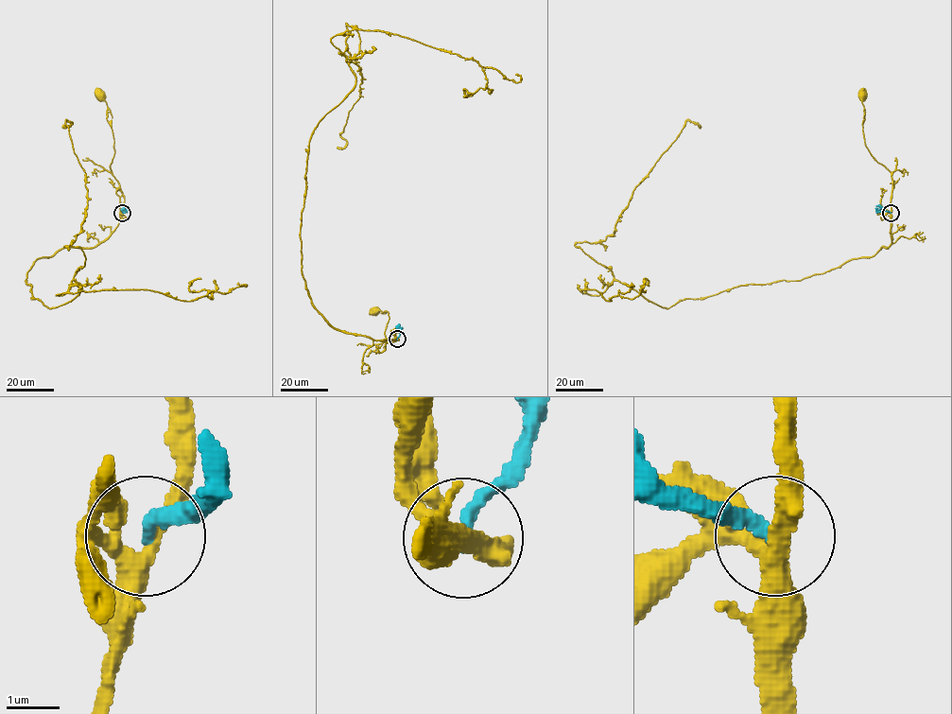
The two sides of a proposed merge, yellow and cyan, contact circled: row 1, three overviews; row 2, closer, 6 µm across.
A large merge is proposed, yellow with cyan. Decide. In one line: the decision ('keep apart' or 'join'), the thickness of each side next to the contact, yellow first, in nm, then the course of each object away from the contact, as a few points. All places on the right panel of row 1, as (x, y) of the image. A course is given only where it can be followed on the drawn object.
keep apart; calibres 320 and 240 nm; course yellow (891, 213), (891, 175), (871, 153), (864, 142), (863, 95); course cyan (891, 212), (875, 207)

